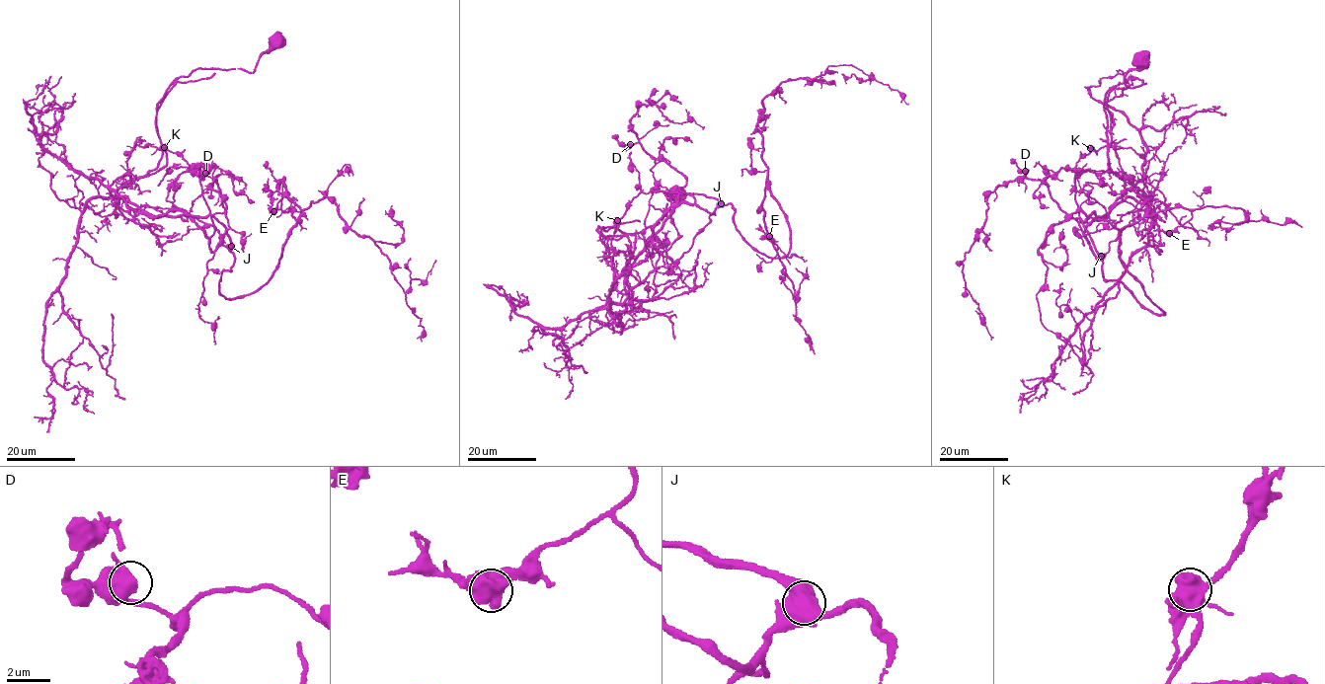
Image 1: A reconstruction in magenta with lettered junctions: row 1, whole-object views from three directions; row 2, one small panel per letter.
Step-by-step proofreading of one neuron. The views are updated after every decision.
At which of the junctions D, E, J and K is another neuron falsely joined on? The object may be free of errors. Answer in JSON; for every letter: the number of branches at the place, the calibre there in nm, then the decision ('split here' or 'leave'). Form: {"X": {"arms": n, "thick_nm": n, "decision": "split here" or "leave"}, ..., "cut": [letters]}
{"D": {"arms": 3, "thick_nm": 550, "decision": "leave"}, "E": {"arms": 3, "thick_nm": 700, "decision": "leave"}, "J": {"arms": 3, "thick_nm": 700, "decision": "split here"}, "K": {"arms": 3, "thick_nm": 550, "decision": "leave"}, "cut": ["J"]}

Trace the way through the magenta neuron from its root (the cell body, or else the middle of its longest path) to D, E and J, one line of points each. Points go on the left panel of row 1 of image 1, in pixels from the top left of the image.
D: (277, 38), (253, 73), (176, 78), (157, 112), (159, 164), (116, 190), (209, 237), (225, 210), (205, 173)
E: (277, 38), (176, 78), (116, 190), (234, 255), (229, 299), (281, 256), (282, 183), (273, 211)
J: (277, 38), (253, 73), (176, 78), (159, 164), (116, 190), (231, 246)

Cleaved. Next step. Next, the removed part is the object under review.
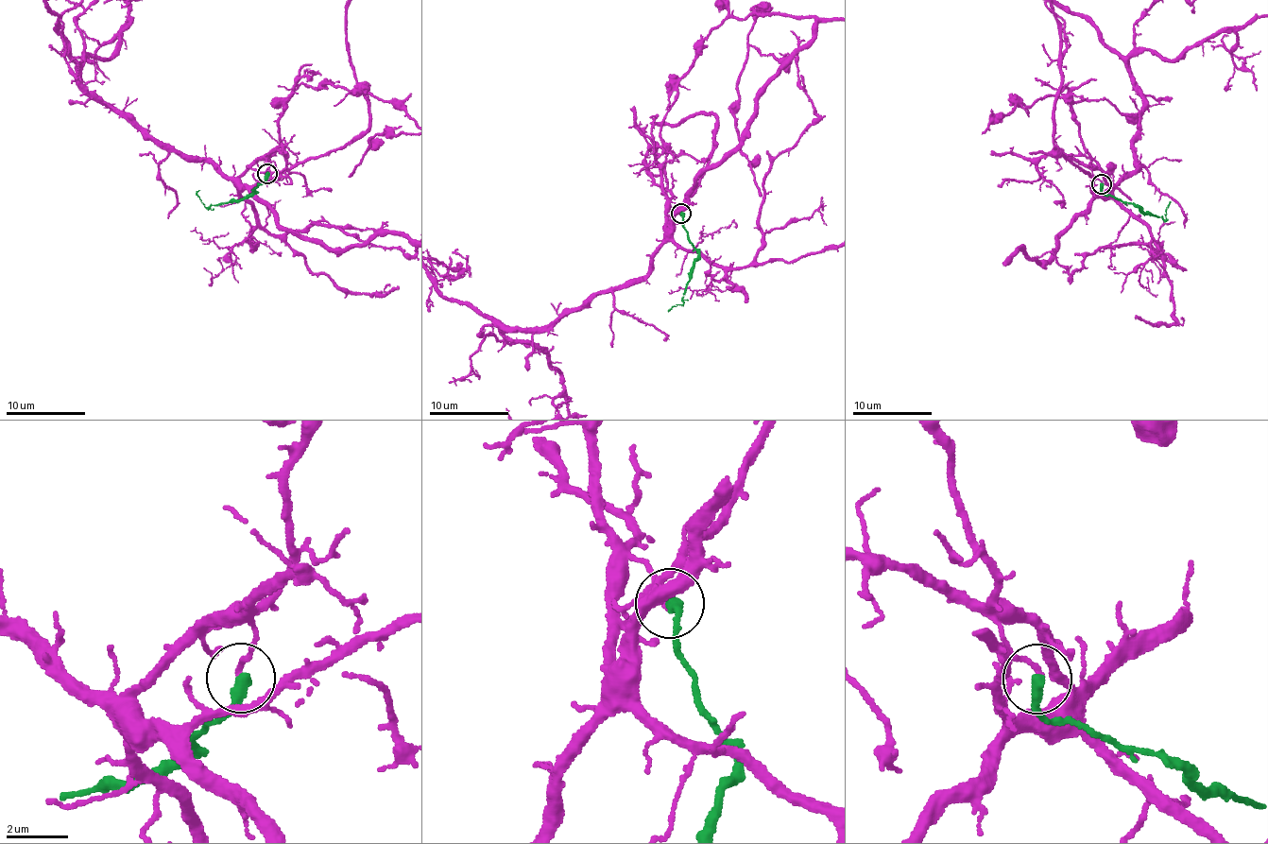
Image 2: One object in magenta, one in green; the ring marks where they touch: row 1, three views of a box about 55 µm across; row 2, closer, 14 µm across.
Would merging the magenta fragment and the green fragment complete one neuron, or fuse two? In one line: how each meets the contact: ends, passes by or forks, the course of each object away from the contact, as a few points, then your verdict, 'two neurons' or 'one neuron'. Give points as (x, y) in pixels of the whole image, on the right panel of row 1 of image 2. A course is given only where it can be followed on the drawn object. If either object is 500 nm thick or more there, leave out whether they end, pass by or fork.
magenta ends there; green ends there; green runs (1102, 183), (1105, 195), (1139, 206), (1142, 213), (1166, 218), (1169, 202); two neurons

